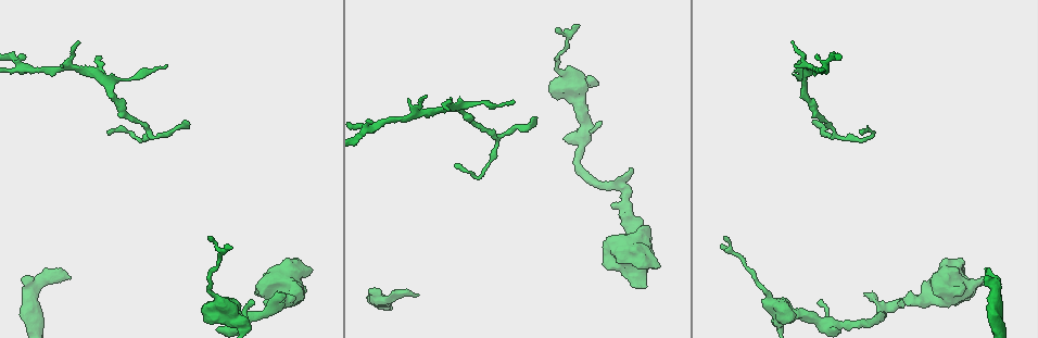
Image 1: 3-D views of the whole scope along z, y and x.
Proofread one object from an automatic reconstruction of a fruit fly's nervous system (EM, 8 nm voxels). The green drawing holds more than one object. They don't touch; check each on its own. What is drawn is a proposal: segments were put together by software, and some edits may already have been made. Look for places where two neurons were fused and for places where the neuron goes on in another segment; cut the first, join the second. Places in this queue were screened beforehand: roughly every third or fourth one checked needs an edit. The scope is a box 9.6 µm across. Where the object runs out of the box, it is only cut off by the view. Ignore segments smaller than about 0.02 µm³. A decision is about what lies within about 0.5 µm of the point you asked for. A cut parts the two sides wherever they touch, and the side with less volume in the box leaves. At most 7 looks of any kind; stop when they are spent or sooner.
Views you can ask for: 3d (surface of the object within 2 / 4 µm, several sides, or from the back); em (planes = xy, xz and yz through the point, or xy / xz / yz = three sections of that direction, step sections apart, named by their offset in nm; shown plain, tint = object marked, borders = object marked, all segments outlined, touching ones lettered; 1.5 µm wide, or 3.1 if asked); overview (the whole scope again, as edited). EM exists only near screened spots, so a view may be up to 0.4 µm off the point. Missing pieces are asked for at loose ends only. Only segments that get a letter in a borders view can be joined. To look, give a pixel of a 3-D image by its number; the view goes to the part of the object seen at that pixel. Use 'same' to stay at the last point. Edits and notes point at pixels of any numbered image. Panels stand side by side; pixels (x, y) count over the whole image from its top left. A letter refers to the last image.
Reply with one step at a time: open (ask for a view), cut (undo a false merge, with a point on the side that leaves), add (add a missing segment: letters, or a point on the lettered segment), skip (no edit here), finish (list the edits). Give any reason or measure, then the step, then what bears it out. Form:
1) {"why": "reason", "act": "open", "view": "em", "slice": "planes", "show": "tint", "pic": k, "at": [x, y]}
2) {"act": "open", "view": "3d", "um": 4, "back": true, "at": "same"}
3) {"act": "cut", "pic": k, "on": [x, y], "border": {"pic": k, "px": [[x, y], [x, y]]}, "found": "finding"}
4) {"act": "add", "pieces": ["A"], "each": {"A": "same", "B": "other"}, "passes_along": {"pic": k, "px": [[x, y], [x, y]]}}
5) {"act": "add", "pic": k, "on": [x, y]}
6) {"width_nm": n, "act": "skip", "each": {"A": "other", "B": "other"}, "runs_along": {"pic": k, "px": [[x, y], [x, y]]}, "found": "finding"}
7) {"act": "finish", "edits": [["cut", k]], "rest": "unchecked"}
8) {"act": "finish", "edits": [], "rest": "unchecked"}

{"why": "branch stops here", "act": "open", "view": "3d", "um": 2, "pic": 1, "at": [416, 297]}

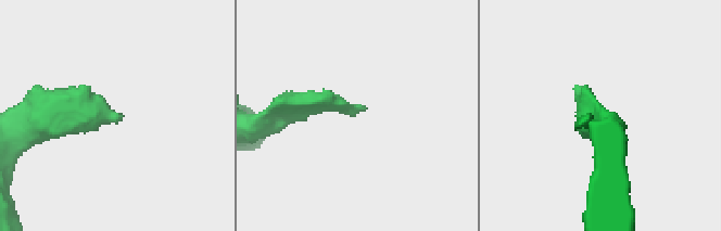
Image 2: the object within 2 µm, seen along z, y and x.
{"act": "open", "view": "em", "slice": "planes", "show": "borders", "pic": 2, "at": [119, 118]}

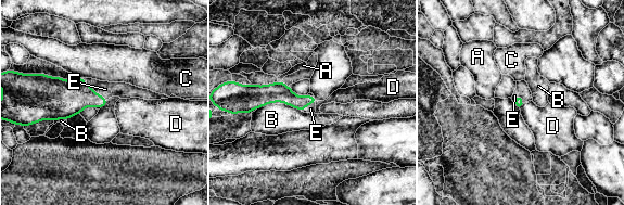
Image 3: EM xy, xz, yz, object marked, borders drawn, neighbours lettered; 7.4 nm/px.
{"act": "add", "pieces": ["E"], "each": {"A": "other", "B": "other", "C": "other", "D": "other", "E": "same"}, "passes_along": {"pic": 3, "px": [[62, 99], [93, 90], [105, 89]]}, "found": "the neuron continues"}

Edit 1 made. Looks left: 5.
{"why": "see it whole again", "act": "open", "view": "overview"}

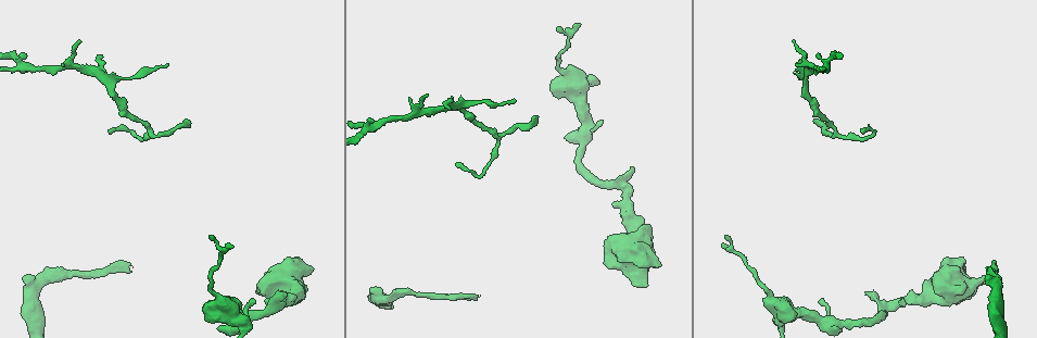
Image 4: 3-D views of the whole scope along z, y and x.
{"why": "an open end", "act": "open", "view": "3d", "um": 2, "pic": 4, "at": [795, 63]}

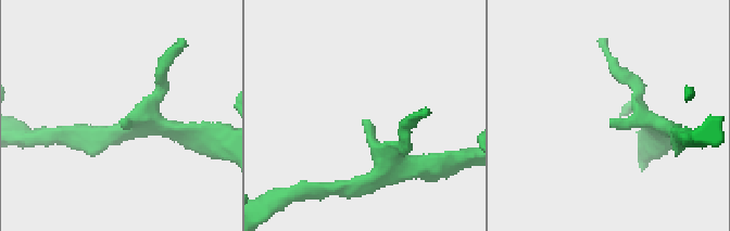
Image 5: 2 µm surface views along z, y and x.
{"act": "open", "view": "em", "um": 3.1, "slice": "planes", "show": "borders", "pic": 5, "at": [362, 122]}

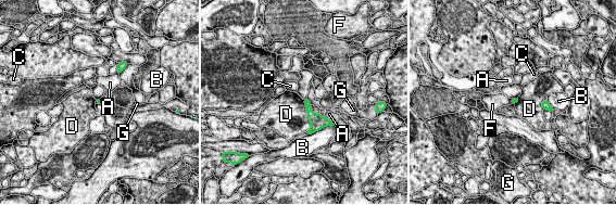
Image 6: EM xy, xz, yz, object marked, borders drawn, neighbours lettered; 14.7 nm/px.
{"act": "skip", "each": {"A": "other", "B": "other", "C": "other", "D": "other", "F": "other", "G": "other"}, "border": {"pic": 6, "px": [[303, 100], [310, 123], [306, 131]]}, "found": "none of them fits"}

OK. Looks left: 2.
{"act": "finish", "edits": [["add", 3]], "rest": "unchecked"}

